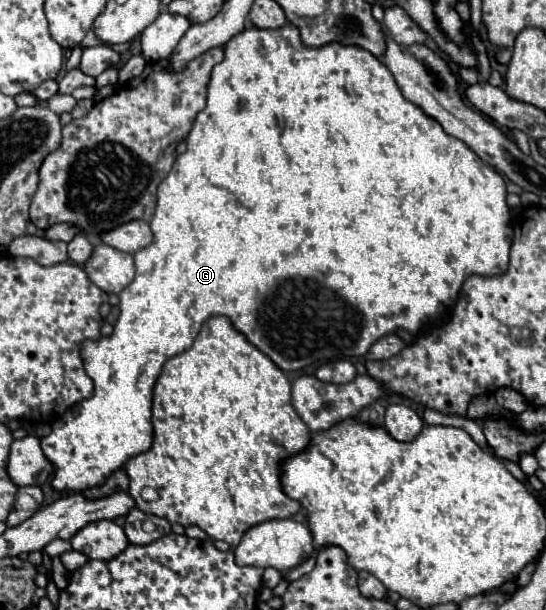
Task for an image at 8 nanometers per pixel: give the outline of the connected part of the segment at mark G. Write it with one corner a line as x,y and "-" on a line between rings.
293,24
275,30
261,30
255,26
245,28
235,34
223,50
223,62
215,64
211,70
211,80
207,84
207,106
197,114
187,136
187,150
177,156
171,172
159,184
157,208
151,220
153,242
133,254
137,272
133,282
119,294
121,314
115,322
115,332
97,342
87,340
81,348
85,372
93,380
95,392
91,398
71,406
61,416
61,422
55,422
51,434
41,438
41,448
55,466
55,490
81,492
91,486
101,486
129,458
151,448
151,398
157,374
161,374
161,366
171,356
191,348
201,324
209,316
223,314
231,318
233,326
281,370
295,372
311,364
327,364
329,360
335,362
343,358
365,356
375,340
385,334
393,334
397,328
403,328
411,334
421,332
425,322
435,318
441,310
453,308
469,274
503,274
505,266
509,264
513,230
509,206
505,202
507,192
503,178
497,174
497,170
483,164
481,158
469,146
465,146
465,142
449,136
435,118
425,116
417,104
405,100
395,84
393,74
371,52
359,46
343,46
341,42
307,48
299,38
299,28

